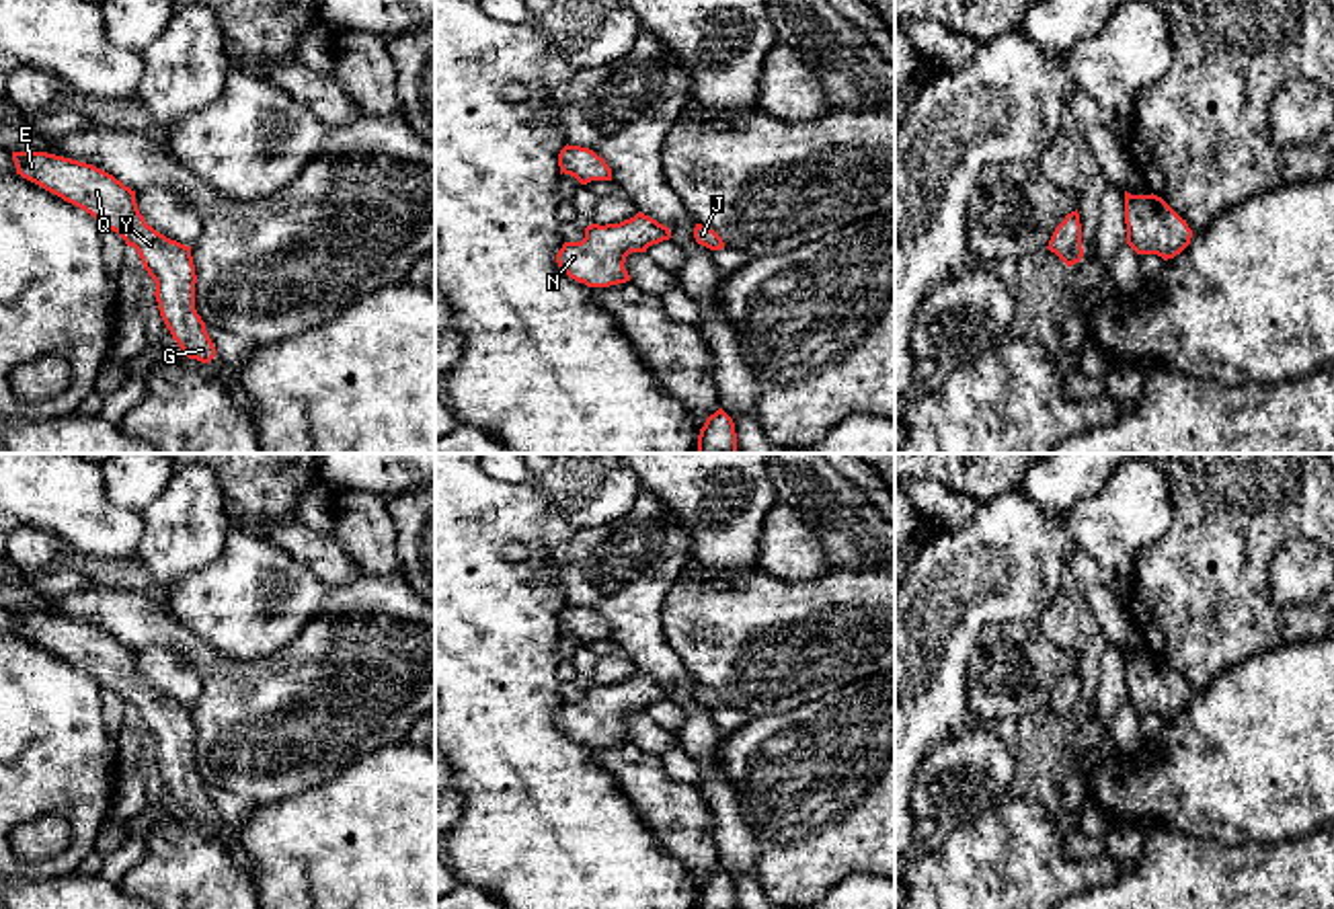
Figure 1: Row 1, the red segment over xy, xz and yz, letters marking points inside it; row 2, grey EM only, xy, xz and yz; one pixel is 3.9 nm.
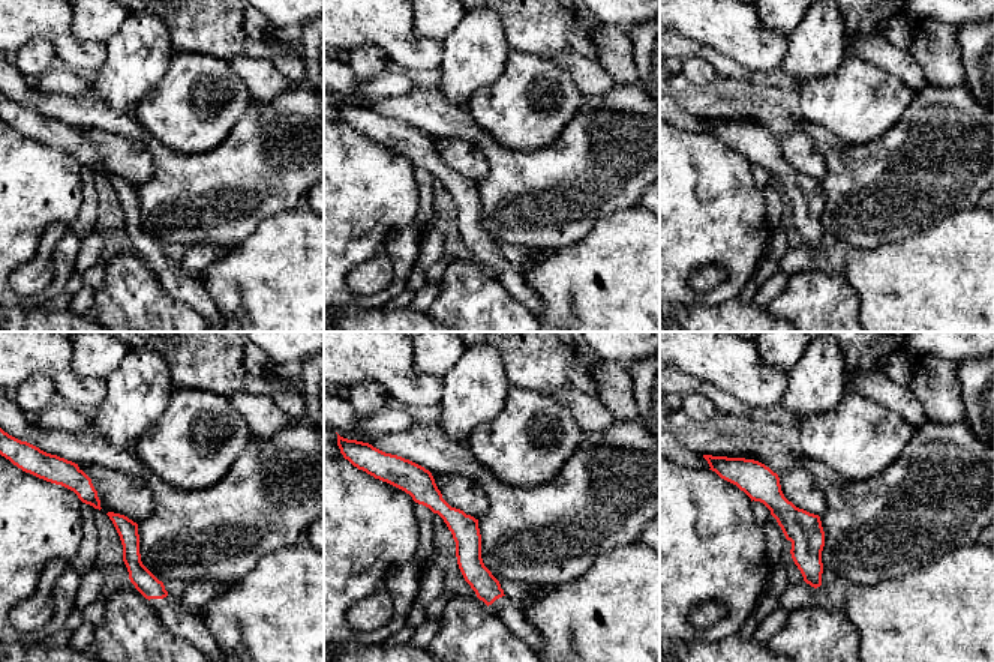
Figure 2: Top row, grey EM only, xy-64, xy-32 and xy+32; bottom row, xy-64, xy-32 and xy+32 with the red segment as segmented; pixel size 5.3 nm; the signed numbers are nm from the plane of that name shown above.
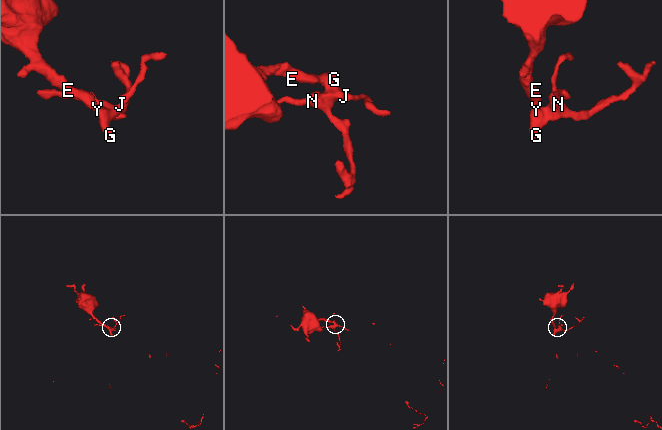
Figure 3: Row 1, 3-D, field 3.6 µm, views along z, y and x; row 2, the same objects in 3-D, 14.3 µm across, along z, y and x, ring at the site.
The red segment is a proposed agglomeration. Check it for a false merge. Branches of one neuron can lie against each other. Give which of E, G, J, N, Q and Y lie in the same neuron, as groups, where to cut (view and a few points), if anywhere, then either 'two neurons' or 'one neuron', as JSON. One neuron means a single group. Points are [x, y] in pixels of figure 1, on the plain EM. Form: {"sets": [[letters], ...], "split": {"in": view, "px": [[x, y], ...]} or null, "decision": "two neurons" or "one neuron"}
{"sets": [["E", "G", "J", "N", "Q", "Y"]], "split": null, "decision": "one neuron"}

